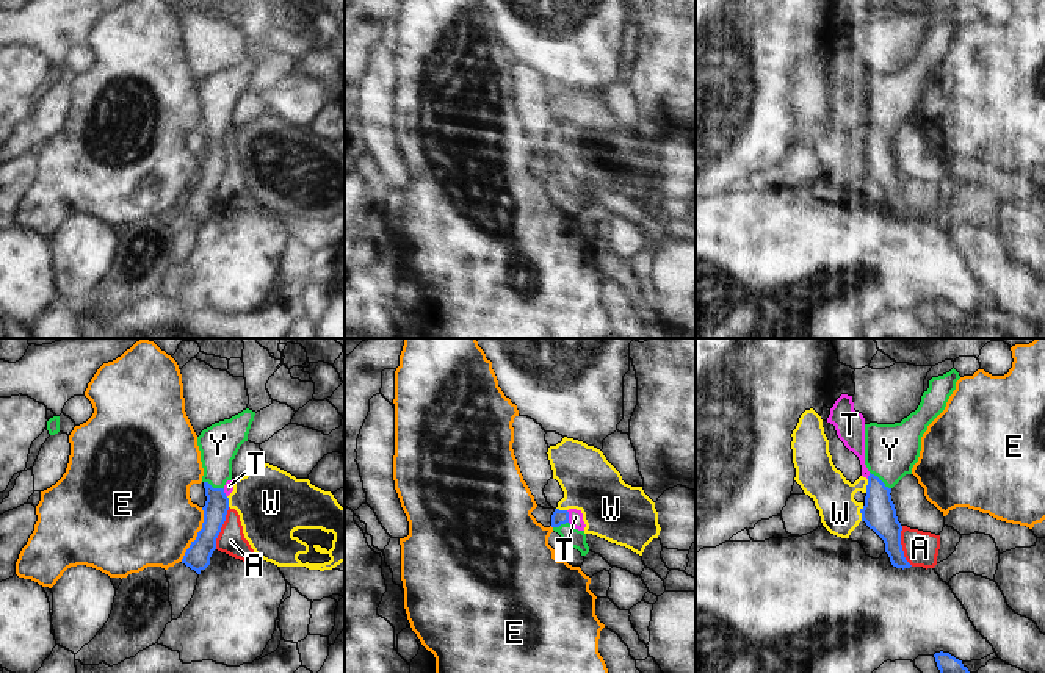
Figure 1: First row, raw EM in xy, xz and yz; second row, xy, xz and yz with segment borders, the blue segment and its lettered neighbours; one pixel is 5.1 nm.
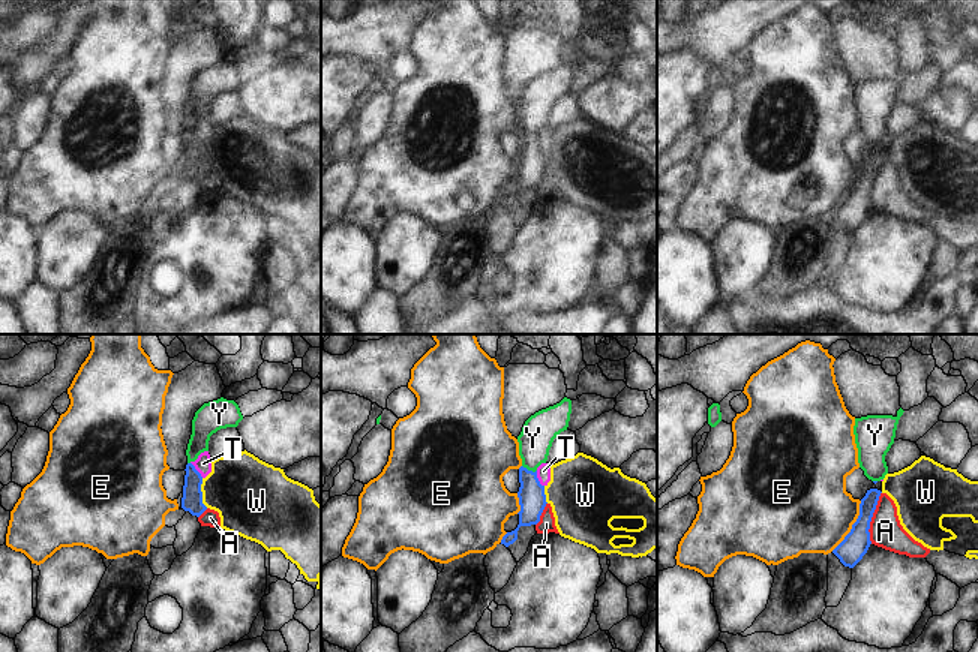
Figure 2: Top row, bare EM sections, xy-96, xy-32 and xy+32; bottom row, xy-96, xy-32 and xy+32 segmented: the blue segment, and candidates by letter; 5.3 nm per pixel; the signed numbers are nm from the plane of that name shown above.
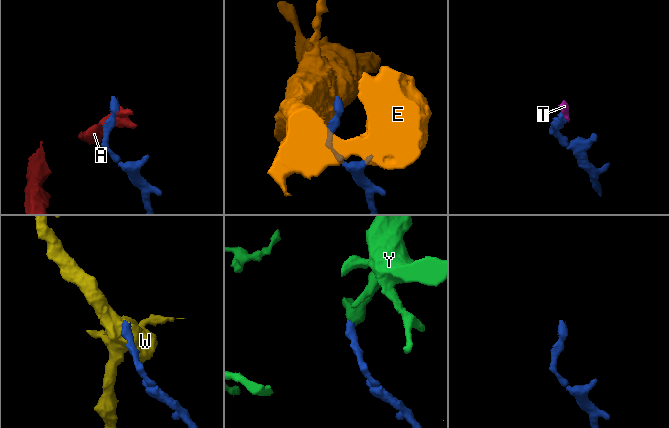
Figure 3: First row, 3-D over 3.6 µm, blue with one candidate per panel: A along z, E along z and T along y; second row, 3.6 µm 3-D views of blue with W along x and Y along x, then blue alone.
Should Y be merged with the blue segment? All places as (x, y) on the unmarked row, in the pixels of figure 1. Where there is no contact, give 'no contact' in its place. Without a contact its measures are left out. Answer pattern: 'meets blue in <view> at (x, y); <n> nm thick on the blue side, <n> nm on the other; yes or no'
meets blue in yz at (879, 129); 170 nm thick on the blue side, 280 nm on the other; yes

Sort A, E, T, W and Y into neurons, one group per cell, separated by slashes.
A T / E / W / Y

